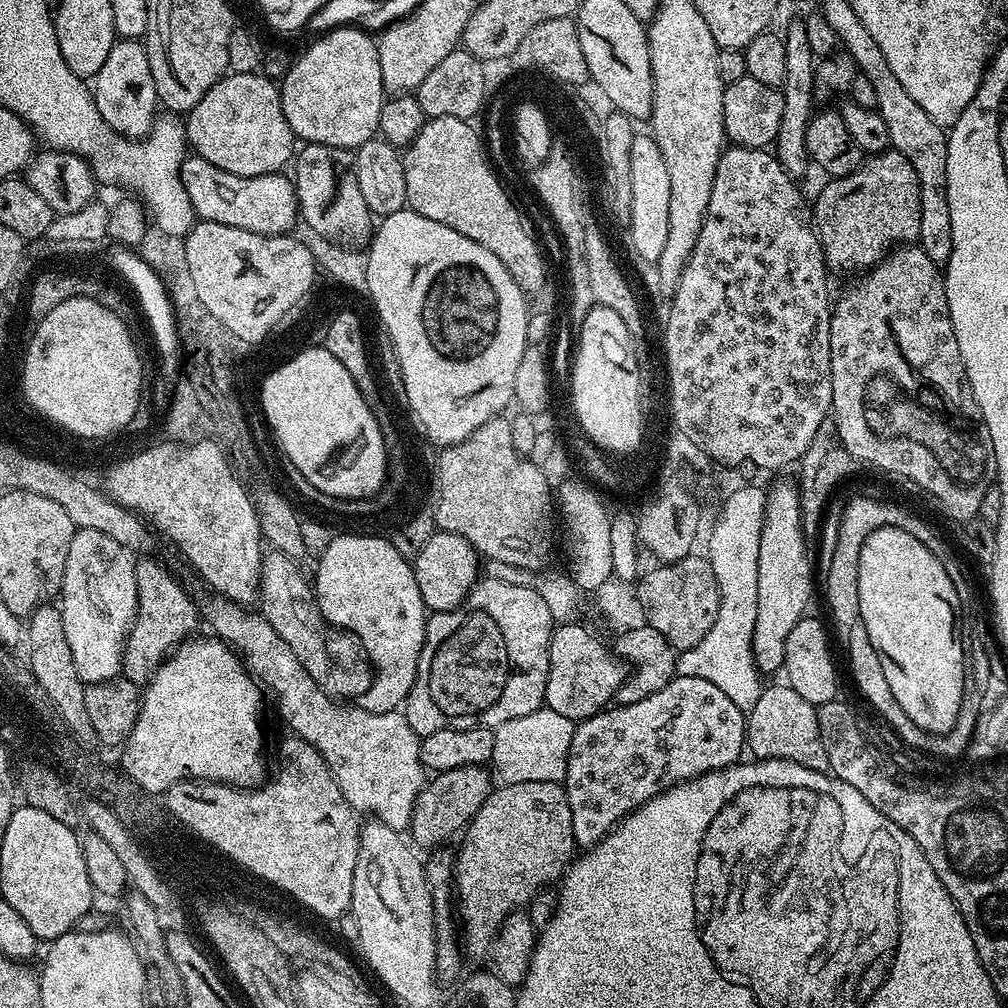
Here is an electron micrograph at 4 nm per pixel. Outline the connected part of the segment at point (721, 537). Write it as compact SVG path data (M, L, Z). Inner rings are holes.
M748 484L723 497L724 509L708 536L706 558L714 570L720 601L718 618L714 626L692 648L685 648L677 655L676 671L690 678L706 678L738 706L745 714L758 702L762 687L762 674L756 668L752 653L754 618L758 614L758 542L764 521L765 489Z

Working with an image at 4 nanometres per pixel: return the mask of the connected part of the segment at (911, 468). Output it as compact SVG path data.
M897 246L888 255L875 265L871 270L863 273L864 280L860 280L857 284L852 284L840 297L835 297L832 304L832 317L830 318L830 374L832 375L832 410L831 415L836 422L836 429L840 435L840 440L846 446L846 450L850 450L850 454L861 465L873 464L876 468L881 468L884 472L889 472L892 476L901 476L904 480L909 480L912 484L917 484L924 492L929 492L934 499L940 503L940 508L949 516L952 520L964 520L960 522L968 522L968 519L979 517L980 507L982 506L982 494L986 494L988 488L993 487L994 477L996 474L996 459L994 458L994 446L992 445L992 439L990 438L990 430L986 430L986 422L982 418L982 410L978 410L978 402L974 398L972 393L972 387L968 381L968 375L966 374L966 366L962 362L962 354L958 350L958 338L954 334L954 326L952 325L952 319L950 318L950 306L946 302L946 290L944 289L944 273L941 265L930 262L930 258L926 258L926 254L919 246Z

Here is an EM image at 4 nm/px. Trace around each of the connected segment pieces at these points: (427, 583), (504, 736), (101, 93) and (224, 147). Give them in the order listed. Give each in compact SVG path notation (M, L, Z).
M439 530L433 531L414 557L414 571L422 602L429 613L449 612L458 607L472 591L482 572L478 553L466 538Z
M542 706L538 711L510 719L493 729L494 750L490 761L495 775L503 783L554 781L561 783L565 776L570 742L573 740L575 721Z
M117 39L110 54L106 54L106 62L102 62L102 70L98 70L91 85L92 96L96 99L104 121L115 132L129 138L149 135L158 116L156 83L152 77L153 61L148 60L148 52L142 45L140 40Z
M259 71L232 72L222 77L198 102L186 116L186 140L195 155L206 158L206 162L214 162L218 170L226 170L239 176L261 176L271 172L280 172L289 167L294 156L294 137L290 130L290 122L286 122L286 114L282 110L280 89L277 81L267 80Z

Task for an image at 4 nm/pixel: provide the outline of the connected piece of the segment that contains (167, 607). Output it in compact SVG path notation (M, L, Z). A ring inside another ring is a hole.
M152 560L136 564L136 593L136 619L124 642L122 676L137 686L143 686L152 679L156 669L176 645L183 644L197 631L198 604L188 597L187 590L162 565Z

